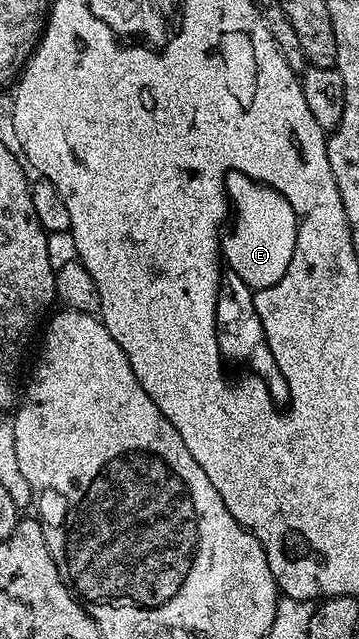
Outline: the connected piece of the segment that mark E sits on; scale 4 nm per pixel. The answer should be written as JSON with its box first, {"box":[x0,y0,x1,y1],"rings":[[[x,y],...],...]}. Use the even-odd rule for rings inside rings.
{"box":[222,171,297,287],"rings":[[[240,171],[229,172],[228,177],[231,178],[231,195],[235,195],[239,202],[239,215],[230,220],[222,236],[222,262],[231,266],[230,274],[247,279],[247,283],[255,283],[255,287],[267,287],[267,283],[275,283],[279,275],[284,275],[289,269],[289,261],[293,261],[297,237],[293,230],[291,206],[284,195],[258,179],[250,179]],[[278,223],[279,232],[275,232]]]}

